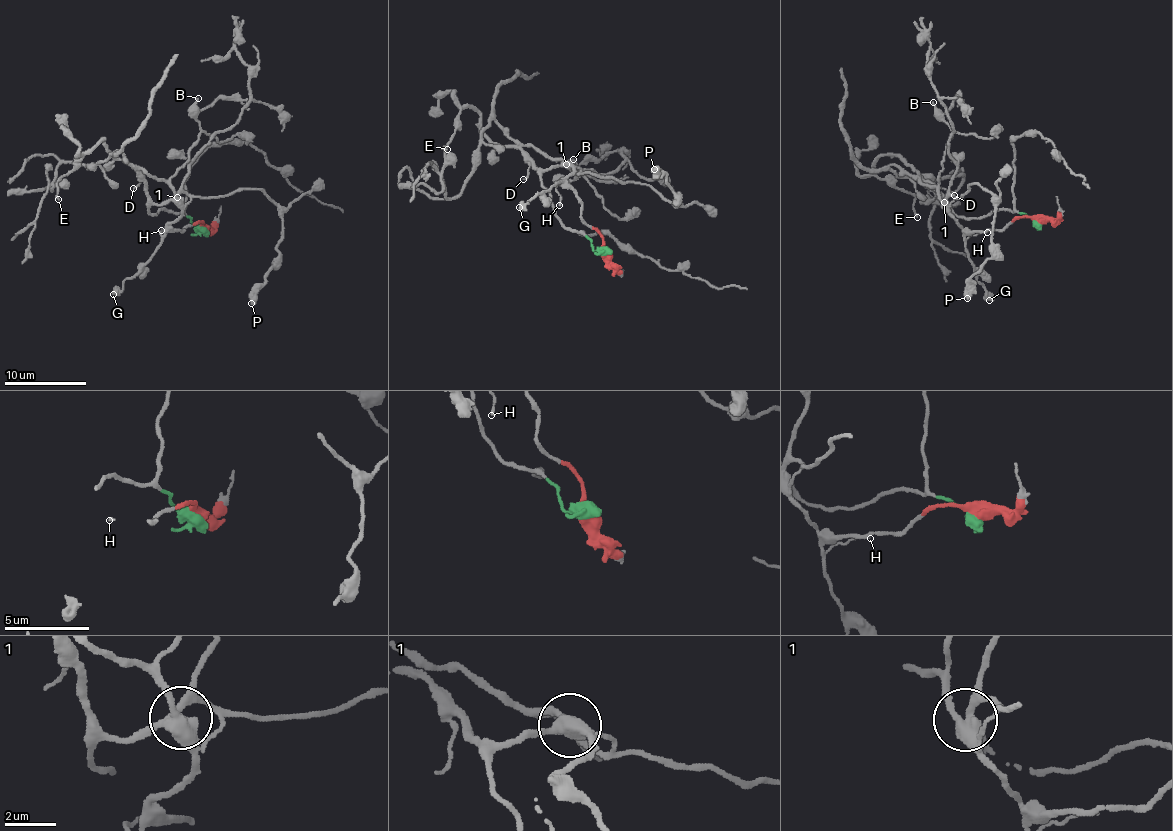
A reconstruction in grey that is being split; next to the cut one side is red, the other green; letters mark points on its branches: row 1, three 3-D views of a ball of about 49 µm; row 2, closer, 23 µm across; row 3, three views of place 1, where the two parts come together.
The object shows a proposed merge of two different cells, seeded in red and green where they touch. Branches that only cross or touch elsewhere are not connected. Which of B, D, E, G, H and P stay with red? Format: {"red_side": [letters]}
{"red_side": ["B", "G", "H"]}

